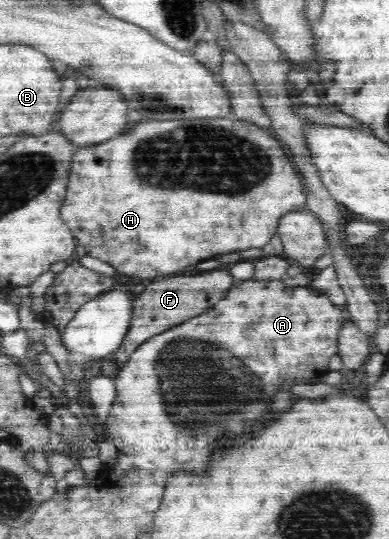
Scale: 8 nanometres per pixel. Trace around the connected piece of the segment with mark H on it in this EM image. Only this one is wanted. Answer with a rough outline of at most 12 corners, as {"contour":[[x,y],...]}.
{"contour":[[255,122],[72,153],[61,218],[141,279],[263,247],[304,182]]}

